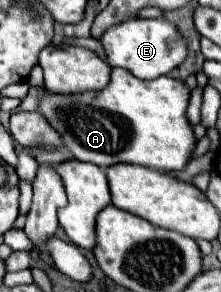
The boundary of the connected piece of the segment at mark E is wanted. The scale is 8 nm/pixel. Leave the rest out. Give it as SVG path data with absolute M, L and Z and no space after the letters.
M129 19L109 27L99 37L99 41L105 51L105 61L111 69L115 67L127 69L139 79L155 79L167 75L177 65L181 65L183 59L187 57L185 39L177 31L177 27L165 19Z

